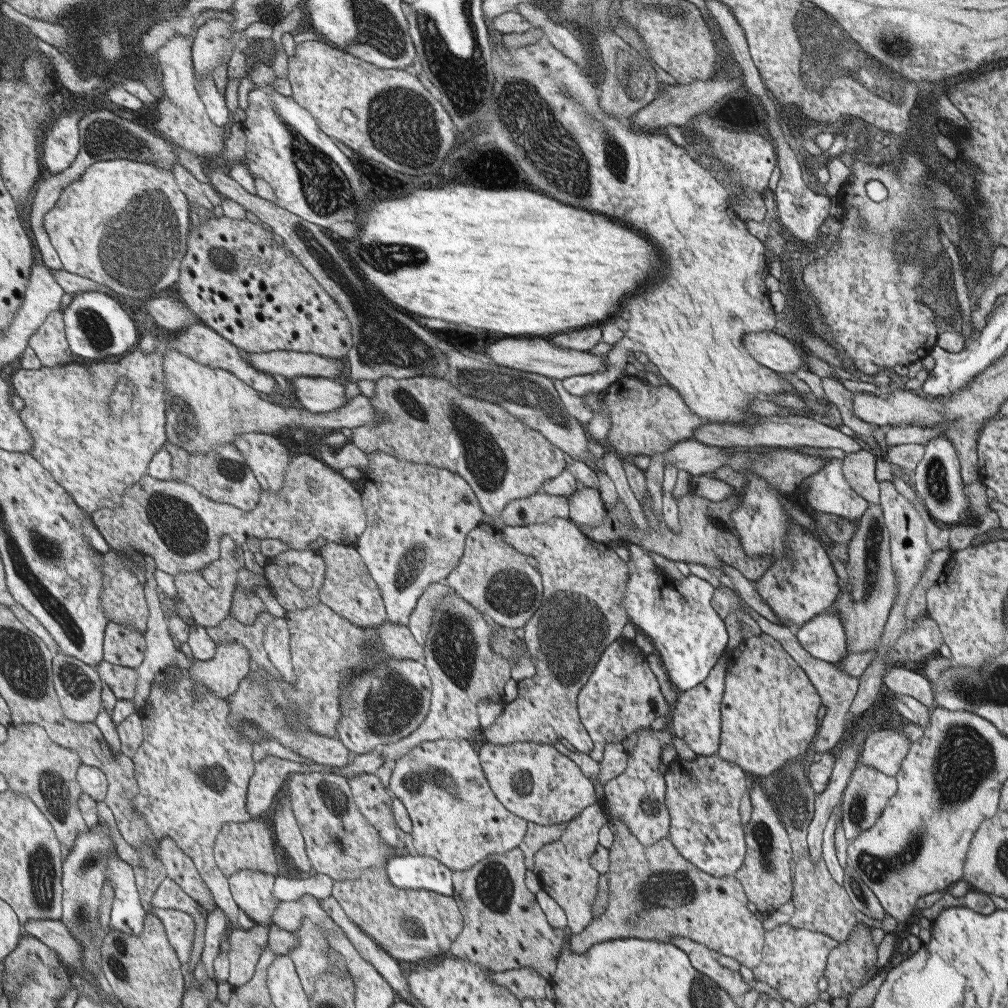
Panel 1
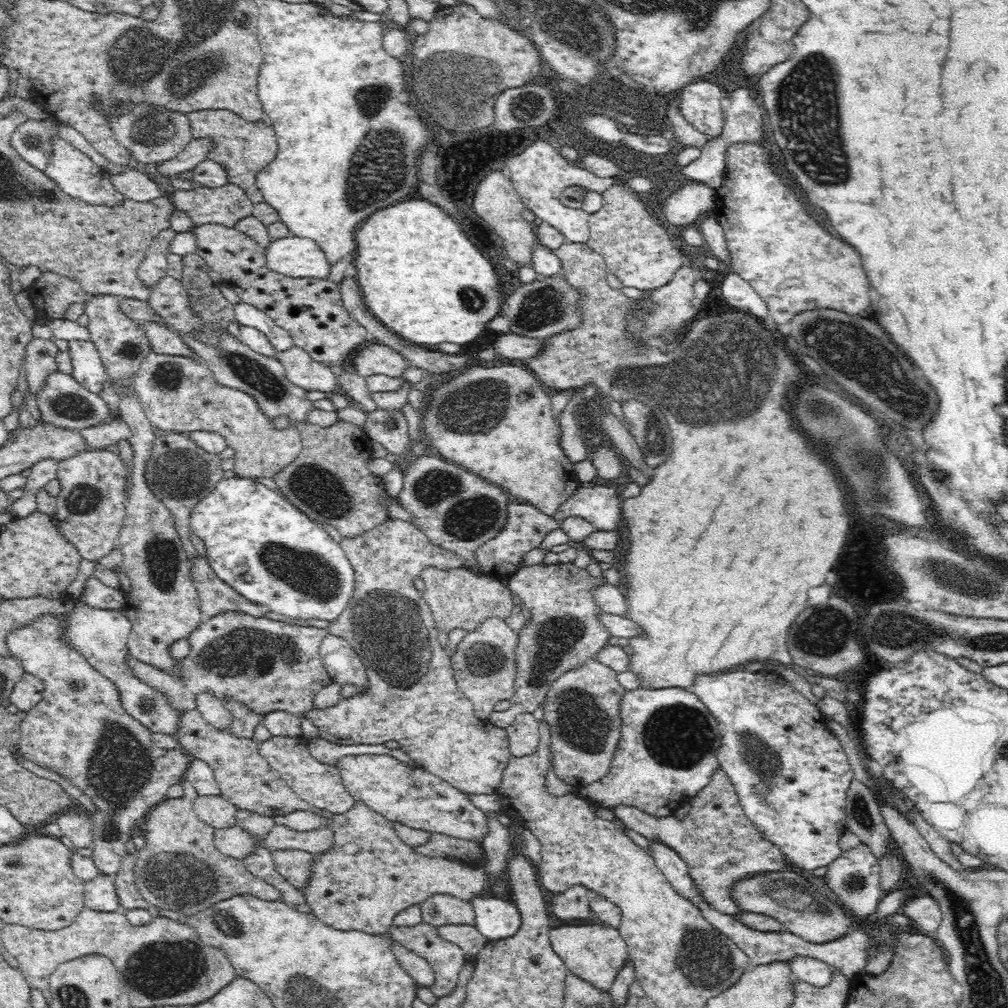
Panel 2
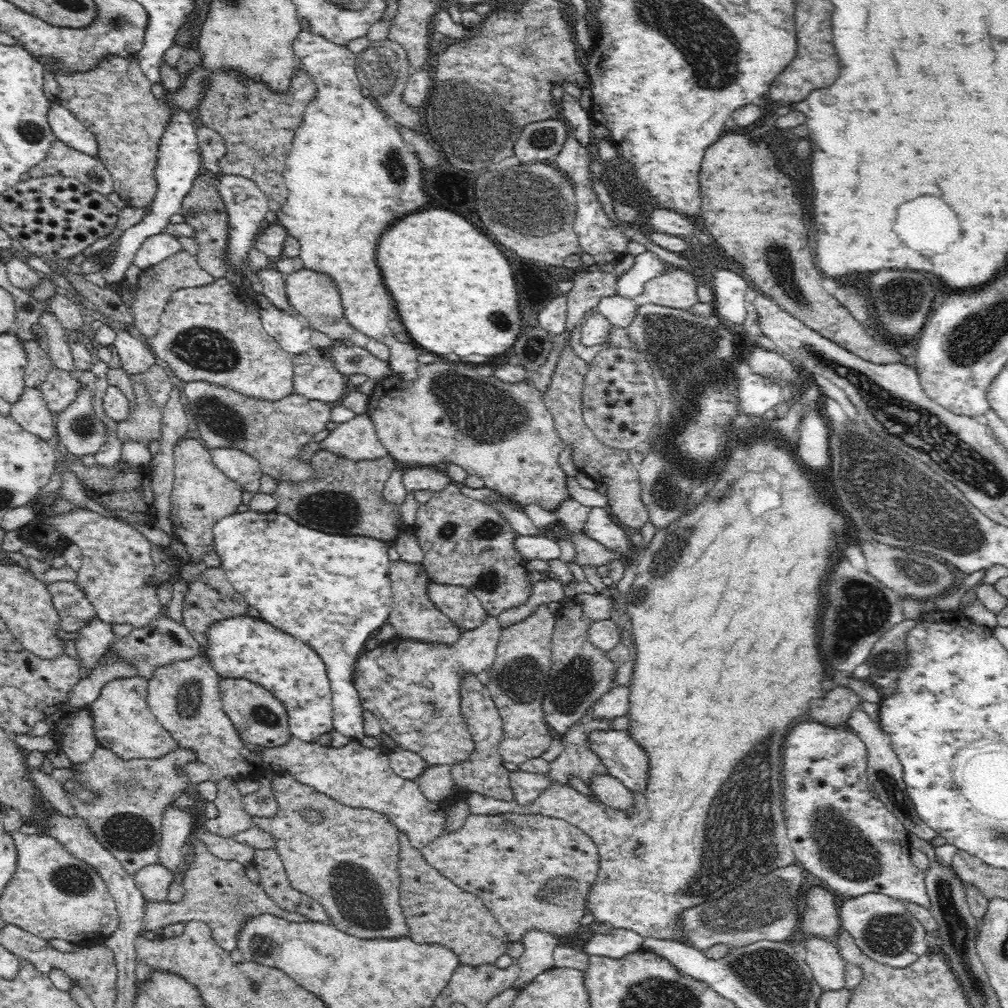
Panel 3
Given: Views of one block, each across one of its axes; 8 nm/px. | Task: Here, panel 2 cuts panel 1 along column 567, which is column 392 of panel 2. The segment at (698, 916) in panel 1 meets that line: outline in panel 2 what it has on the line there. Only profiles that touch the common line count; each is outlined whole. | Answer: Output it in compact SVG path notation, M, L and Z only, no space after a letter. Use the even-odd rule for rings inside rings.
M392 940L393 954L397 957L402 969L417 982L419 986L430 987L436 983L436 974L430 963L422 956L408 950L398 941Z

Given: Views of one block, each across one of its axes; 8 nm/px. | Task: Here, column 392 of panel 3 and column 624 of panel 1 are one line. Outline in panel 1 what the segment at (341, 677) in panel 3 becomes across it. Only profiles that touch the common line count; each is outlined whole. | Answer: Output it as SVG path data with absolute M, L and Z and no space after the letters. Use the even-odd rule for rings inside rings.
M629 543L626 549L630 554L626 563L630 578L626 582L624 605L629 622L653 643L671 684L679 692L693 688L708 677L729 642L725 621L709 606L709 579L691 574L681 581L670 579L653 566L641 545Z

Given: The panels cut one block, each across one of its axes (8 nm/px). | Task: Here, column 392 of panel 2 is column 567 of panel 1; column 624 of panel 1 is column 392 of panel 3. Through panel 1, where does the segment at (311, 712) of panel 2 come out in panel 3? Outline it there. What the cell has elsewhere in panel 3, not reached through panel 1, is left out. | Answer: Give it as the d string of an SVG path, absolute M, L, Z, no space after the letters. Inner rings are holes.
M399 561L392 563L387 572L391 580L393 601L387 623L394 626L399 637L420 643L442 642L446 644L454 644L460 639L461 633L456 624L429 599L427 586L431 580L423 566L413 566Z

